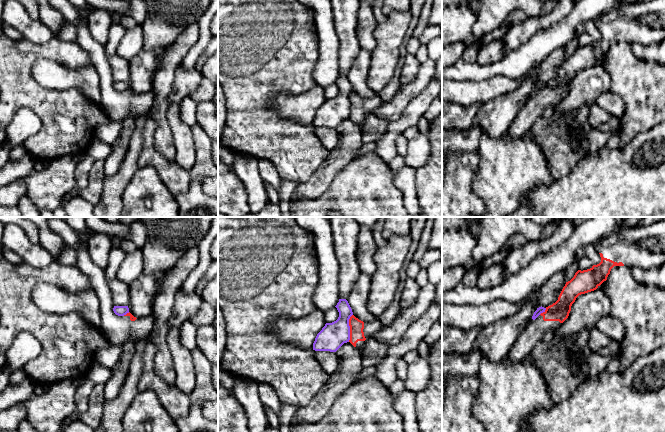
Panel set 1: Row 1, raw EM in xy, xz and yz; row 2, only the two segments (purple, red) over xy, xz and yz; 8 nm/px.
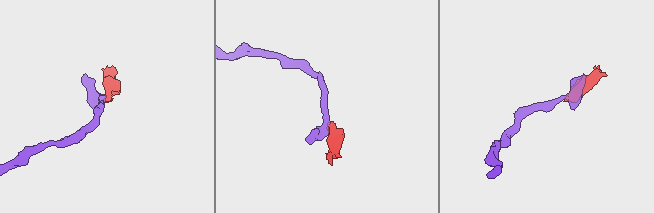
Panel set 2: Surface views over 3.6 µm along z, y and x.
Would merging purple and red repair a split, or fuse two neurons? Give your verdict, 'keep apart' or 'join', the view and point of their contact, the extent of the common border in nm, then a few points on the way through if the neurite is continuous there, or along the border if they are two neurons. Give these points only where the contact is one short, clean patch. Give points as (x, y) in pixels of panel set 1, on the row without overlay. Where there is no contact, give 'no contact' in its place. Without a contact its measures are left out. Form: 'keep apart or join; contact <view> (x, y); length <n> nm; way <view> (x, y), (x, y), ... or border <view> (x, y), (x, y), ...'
keep apart; contact xz (349, 104); length 220 nm; border xz (352, 90), (349, 95), (348, 117)

